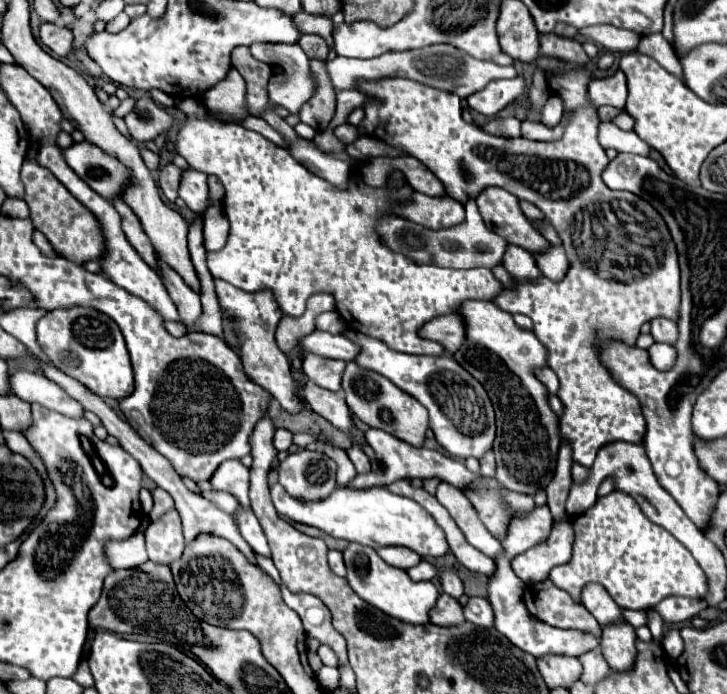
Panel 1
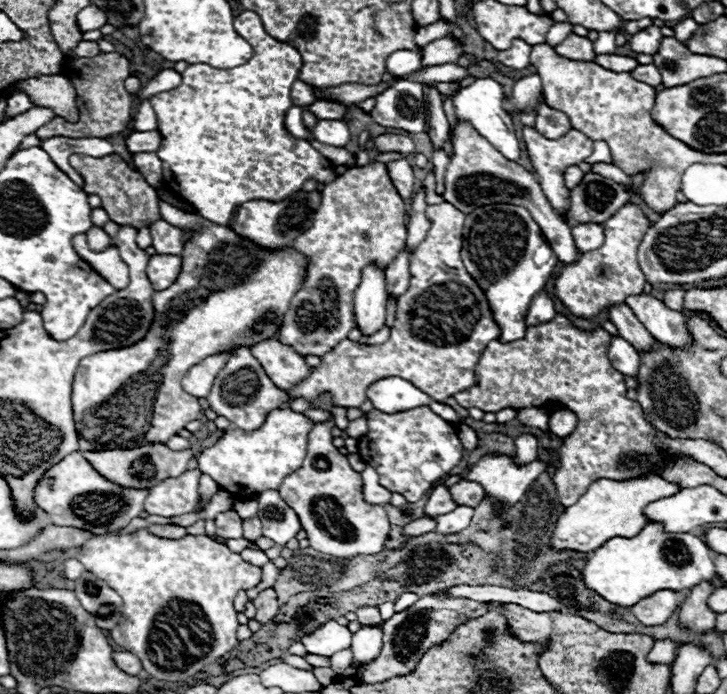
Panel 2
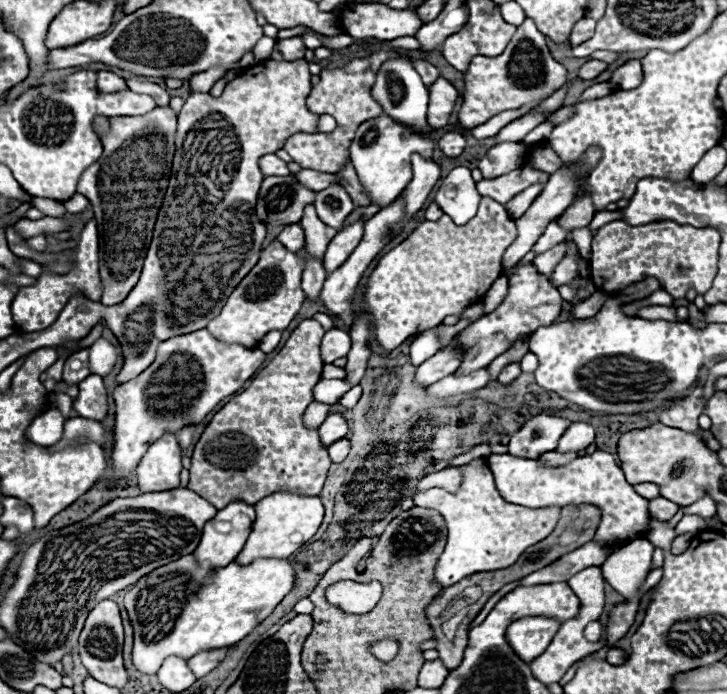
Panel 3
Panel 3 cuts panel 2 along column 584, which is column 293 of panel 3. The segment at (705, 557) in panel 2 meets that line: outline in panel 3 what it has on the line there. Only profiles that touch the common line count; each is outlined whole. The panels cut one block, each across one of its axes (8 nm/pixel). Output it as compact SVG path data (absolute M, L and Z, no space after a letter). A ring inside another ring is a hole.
M182 556L154 572L142 576L134 588L124 596L124 608L134 626L134 666L144 674L156 674L162 662L168 656L192 658L196 652L224 648L246 638L260 622L264 622L278 602L292 590L296 580L296 570L288 558L264 558L254 560L246 566L238 562L228 564L226 568L210 570L208 564L198 564L196 556Z

